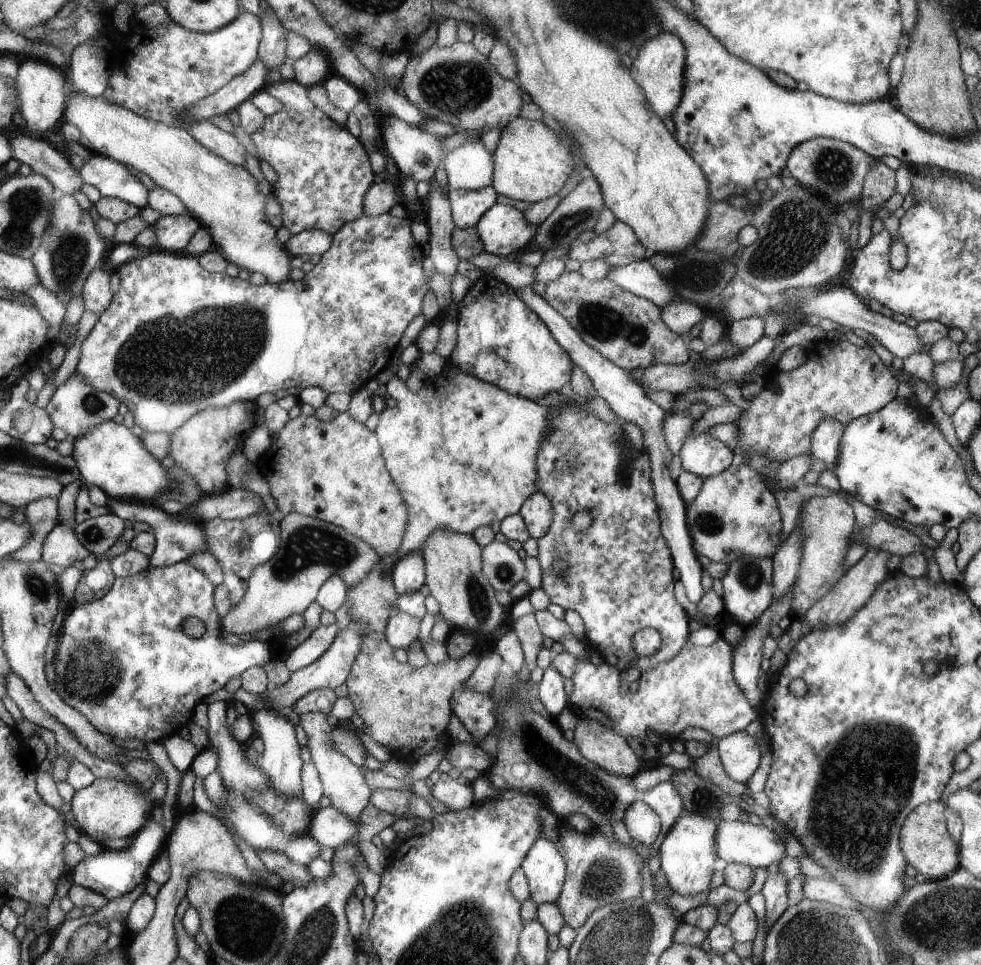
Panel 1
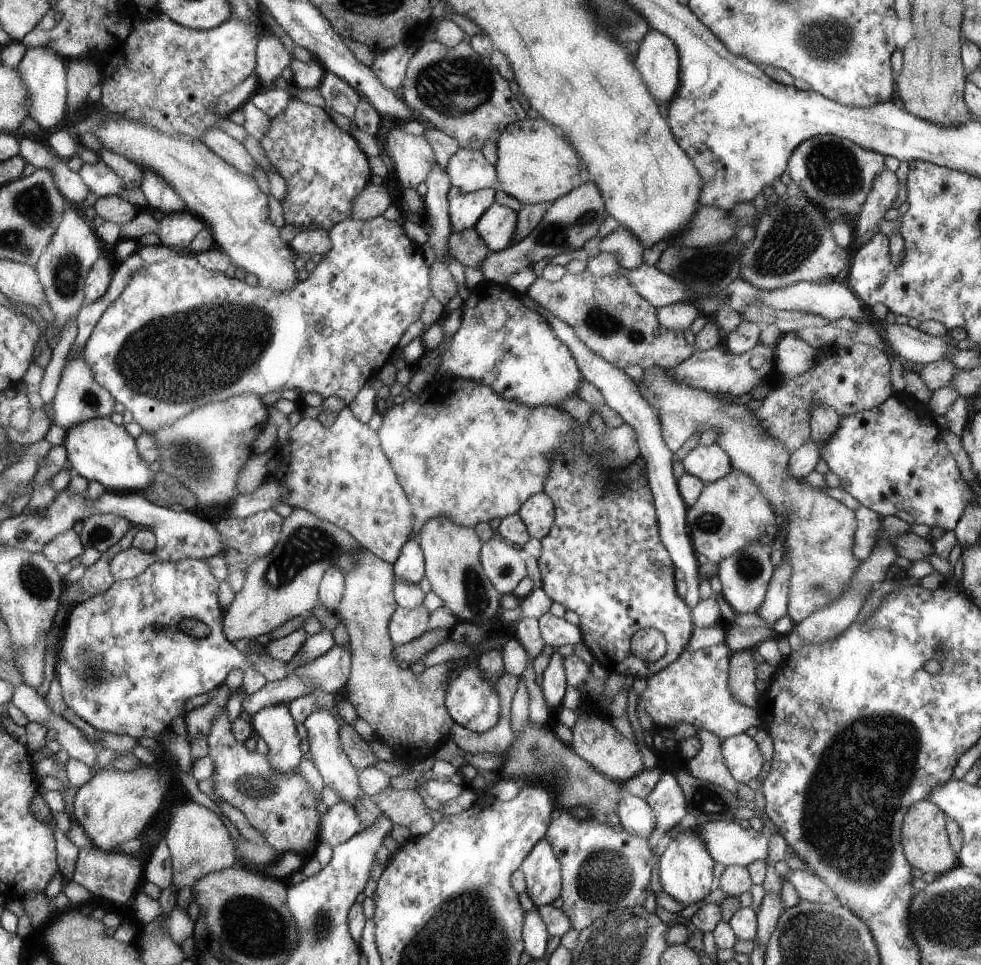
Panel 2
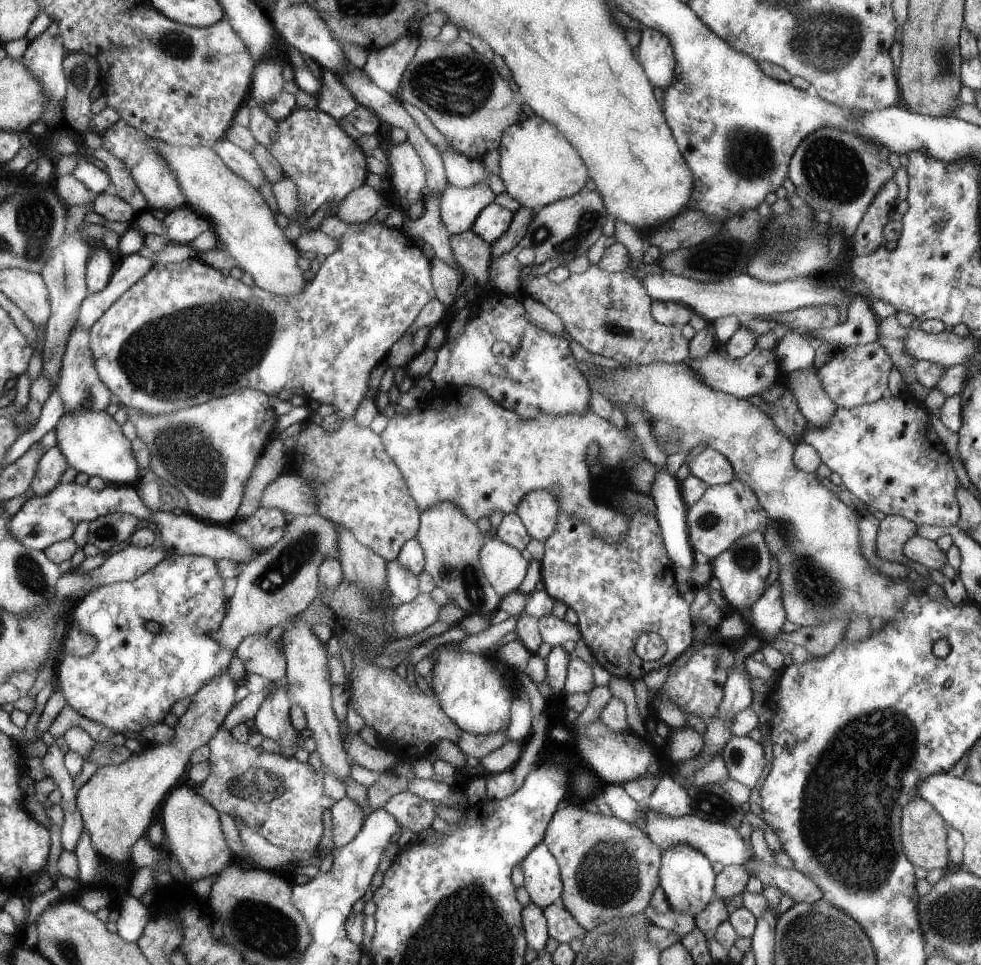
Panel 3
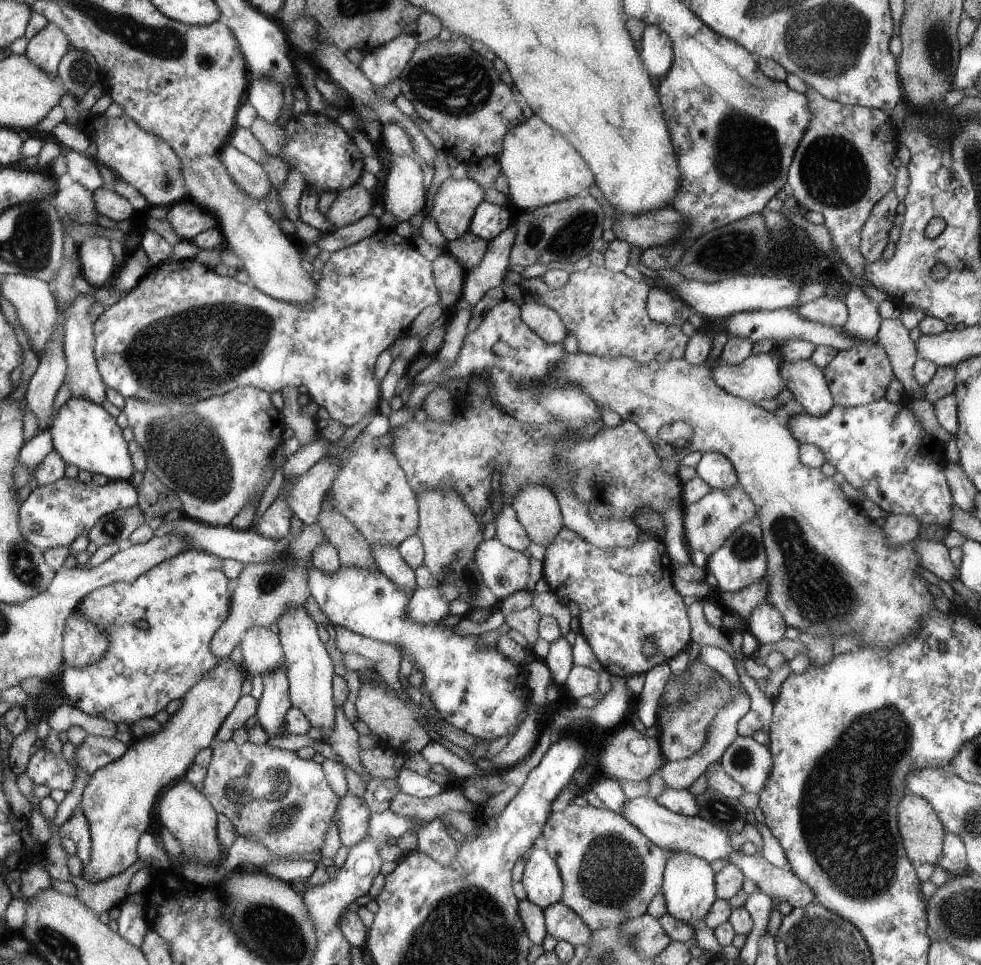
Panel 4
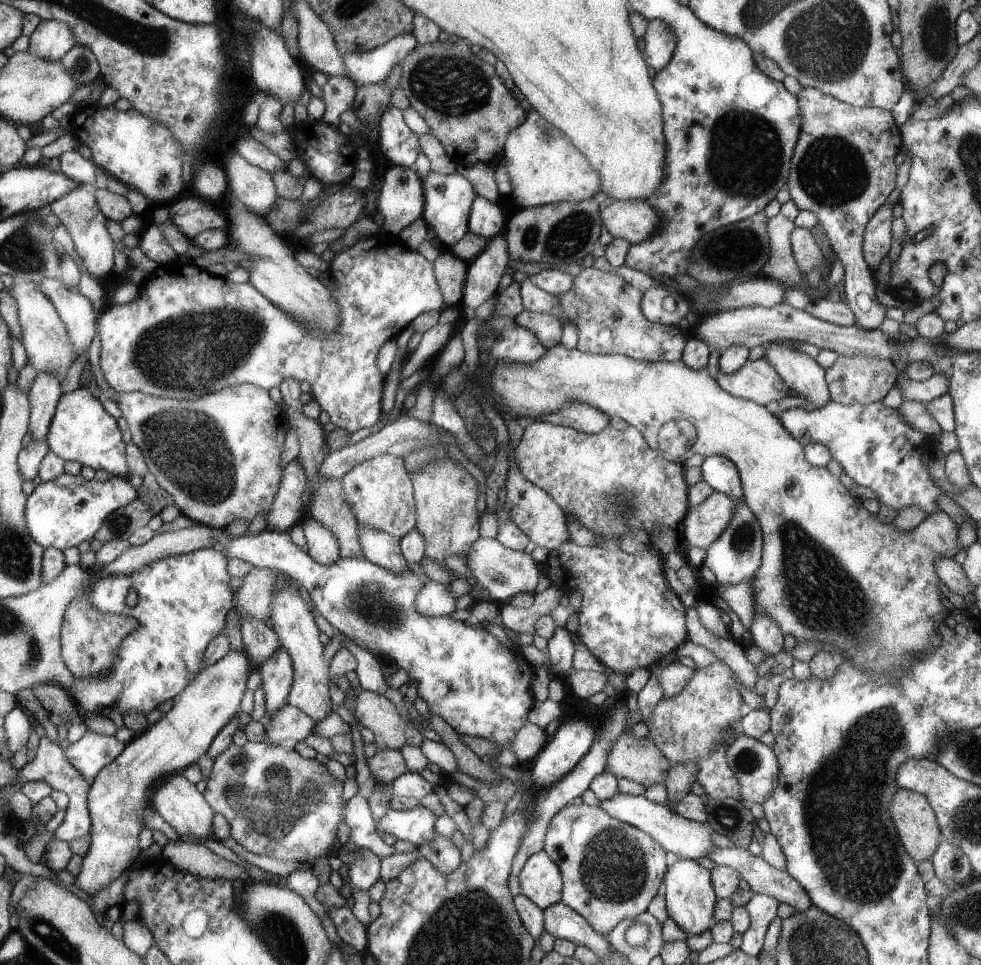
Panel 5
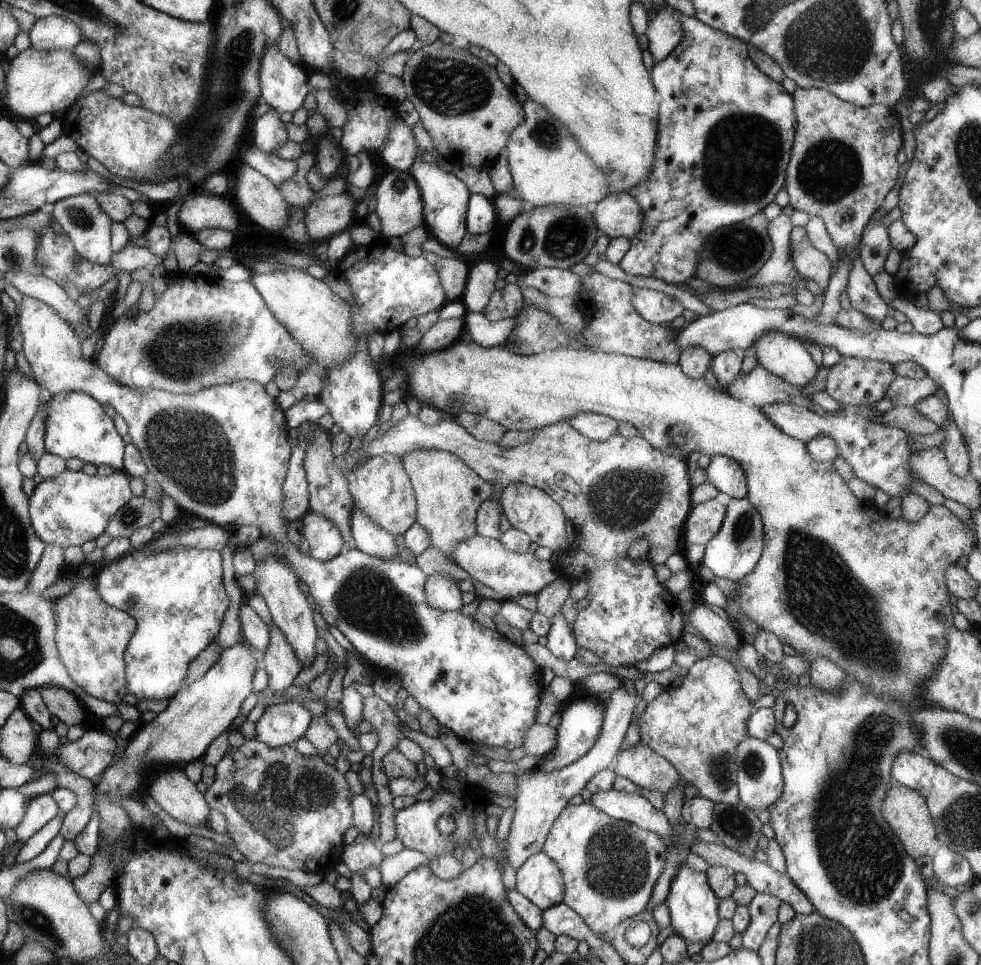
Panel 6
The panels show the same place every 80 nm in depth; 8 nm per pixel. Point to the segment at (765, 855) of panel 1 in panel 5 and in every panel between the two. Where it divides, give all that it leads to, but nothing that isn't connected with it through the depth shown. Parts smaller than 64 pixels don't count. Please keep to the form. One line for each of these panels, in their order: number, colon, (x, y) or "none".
2: (728, 843)
3: (721, 843)
4: (677, 833)
5: (687, 839)

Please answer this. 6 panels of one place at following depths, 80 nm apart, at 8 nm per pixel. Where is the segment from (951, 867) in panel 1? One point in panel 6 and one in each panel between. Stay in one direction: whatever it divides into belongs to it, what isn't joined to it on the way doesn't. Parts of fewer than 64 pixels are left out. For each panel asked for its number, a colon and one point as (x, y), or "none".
2: (924, 837)
3: (923, 831)
4: (922, 832)
5: (919, 832)
6: (905, 810)

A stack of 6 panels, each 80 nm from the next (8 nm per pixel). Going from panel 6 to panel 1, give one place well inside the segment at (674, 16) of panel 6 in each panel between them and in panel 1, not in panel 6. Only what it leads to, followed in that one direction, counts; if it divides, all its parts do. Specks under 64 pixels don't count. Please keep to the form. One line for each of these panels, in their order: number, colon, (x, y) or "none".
1: (660, 66)
2: (658, 59)
3: (655, 51)
4: (657, 51)
5: (660, 40)

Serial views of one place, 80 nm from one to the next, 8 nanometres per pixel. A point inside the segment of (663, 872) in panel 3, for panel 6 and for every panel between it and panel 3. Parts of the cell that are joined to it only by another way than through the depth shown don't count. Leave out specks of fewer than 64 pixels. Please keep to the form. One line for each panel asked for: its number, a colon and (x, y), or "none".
4: (689, 888)
5: (690, 899)
6: (694, 908)

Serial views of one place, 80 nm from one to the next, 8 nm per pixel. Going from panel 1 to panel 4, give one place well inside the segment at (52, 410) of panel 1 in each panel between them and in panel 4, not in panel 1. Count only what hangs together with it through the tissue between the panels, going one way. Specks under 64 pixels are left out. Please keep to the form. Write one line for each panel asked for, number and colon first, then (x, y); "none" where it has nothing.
2: (79, 397)
3: (80, 386)
4: (85, 381)

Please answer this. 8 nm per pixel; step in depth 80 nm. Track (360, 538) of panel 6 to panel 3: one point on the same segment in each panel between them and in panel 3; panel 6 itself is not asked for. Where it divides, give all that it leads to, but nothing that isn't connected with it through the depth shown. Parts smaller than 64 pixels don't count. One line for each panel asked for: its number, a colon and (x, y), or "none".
3: (404, 584)
4: (388, 559)
5: (382, 548)

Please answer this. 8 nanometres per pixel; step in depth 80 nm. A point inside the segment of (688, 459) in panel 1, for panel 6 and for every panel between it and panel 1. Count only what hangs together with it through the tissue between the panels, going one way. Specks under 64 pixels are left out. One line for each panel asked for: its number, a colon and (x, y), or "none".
2: (710, 463)
3: (711, 466)
4: (715, 469)
5: (720, 472)
6: (726, 474)

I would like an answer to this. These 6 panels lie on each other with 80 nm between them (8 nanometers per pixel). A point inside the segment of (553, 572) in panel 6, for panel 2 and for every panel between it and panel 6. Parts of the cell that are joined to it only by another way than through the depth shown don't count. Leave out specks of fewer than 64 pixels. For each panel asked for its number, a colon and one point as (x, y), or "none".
2: (502, 564)
3: (504, 566)
4: (505, 571)
5: (504, 572)

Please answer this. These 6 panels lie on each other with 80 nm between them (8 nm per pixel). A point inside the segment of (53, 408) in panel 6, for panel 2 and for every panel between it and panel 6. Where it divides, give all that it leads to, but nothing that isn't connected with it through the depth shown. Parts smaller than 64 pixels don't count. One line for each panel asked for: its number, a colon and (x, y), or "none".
2: (98, 450)
3: (91, 442)
4: (84, 434)
5: (81, 430)

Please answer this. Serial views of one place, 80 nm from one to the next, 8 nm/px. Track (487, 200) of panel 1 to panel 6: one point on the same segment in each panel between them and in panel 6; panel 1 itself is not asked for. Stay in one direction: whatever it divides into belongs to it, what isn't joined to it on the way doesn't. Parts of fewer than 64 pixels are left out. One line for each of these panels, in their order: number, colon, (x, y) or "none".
2: (465, 209)
3: (459, 207)
4: (455, 202)
5: (449, 199)
6: (446, 198)

